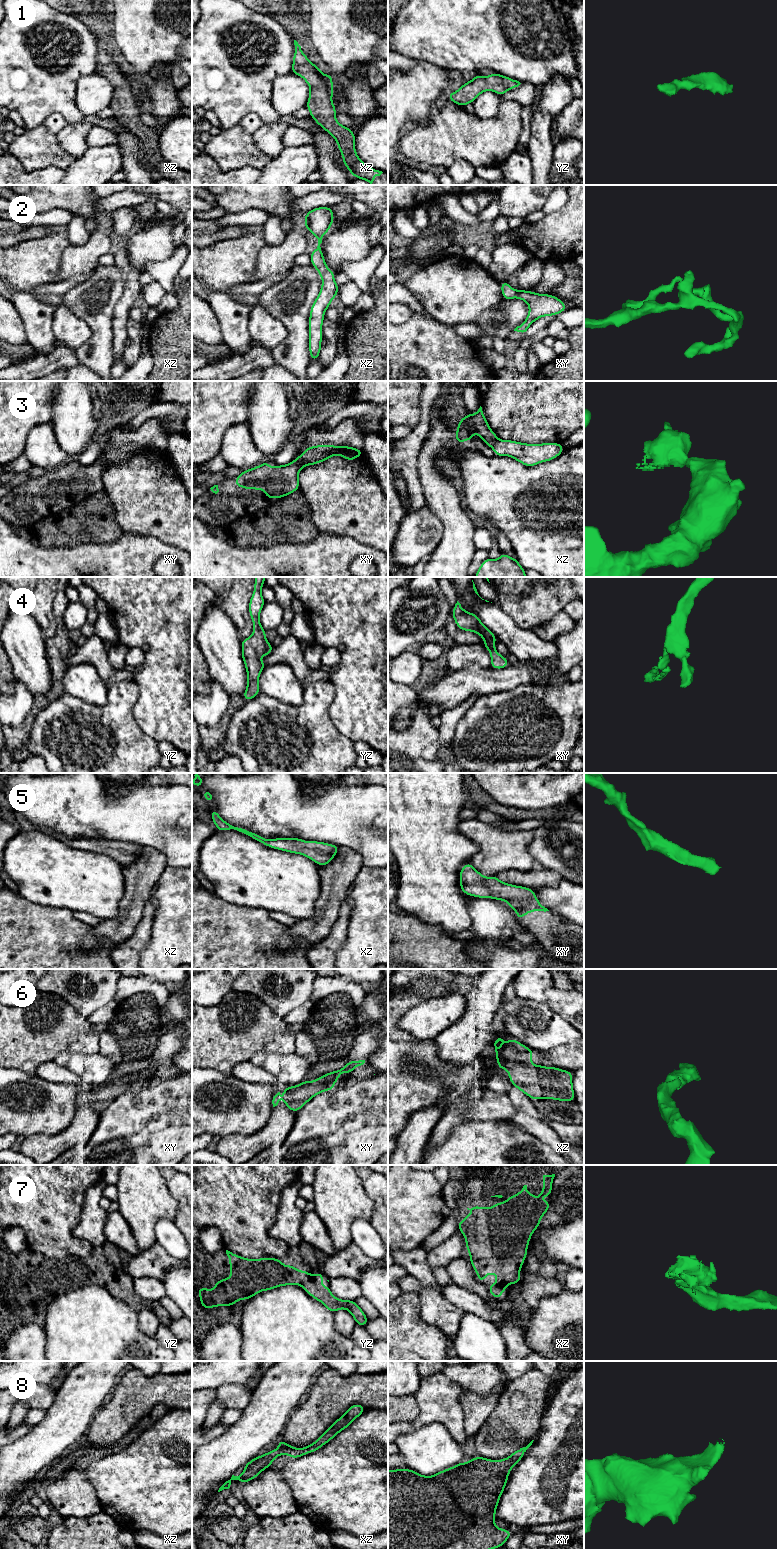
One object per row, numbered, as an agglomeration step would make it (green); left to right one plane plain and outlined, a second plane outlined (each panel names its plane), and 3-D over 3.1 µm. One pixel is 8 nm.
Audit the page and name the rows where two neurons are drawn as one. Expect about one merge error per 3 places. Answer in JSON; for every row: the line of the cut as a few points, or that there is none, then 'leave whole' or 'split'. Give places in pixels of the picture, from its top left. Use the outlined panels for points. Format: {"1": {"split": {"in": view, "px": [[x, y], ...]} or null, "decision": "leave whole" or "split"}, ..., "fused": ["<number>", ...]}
{"1": {"split": null, "decision": "leave whole"}, "2": {"split": null, "decision": "leave whole"}, "3": {"split": {"in": "xy", "px": [[298, 457], [301, 467]]}, "decision": "split"}, "4": {"split": null, "decision": "leave whole"}, "5": {"split": null, "decision": "leave whole"}, "6": {"split": null, "decision": "leave whole"}, "7": {"split": null, "decision": "leave whole"}, "8": {"split": null, "decision": "leave whole"}, "fused": ["3"]}

